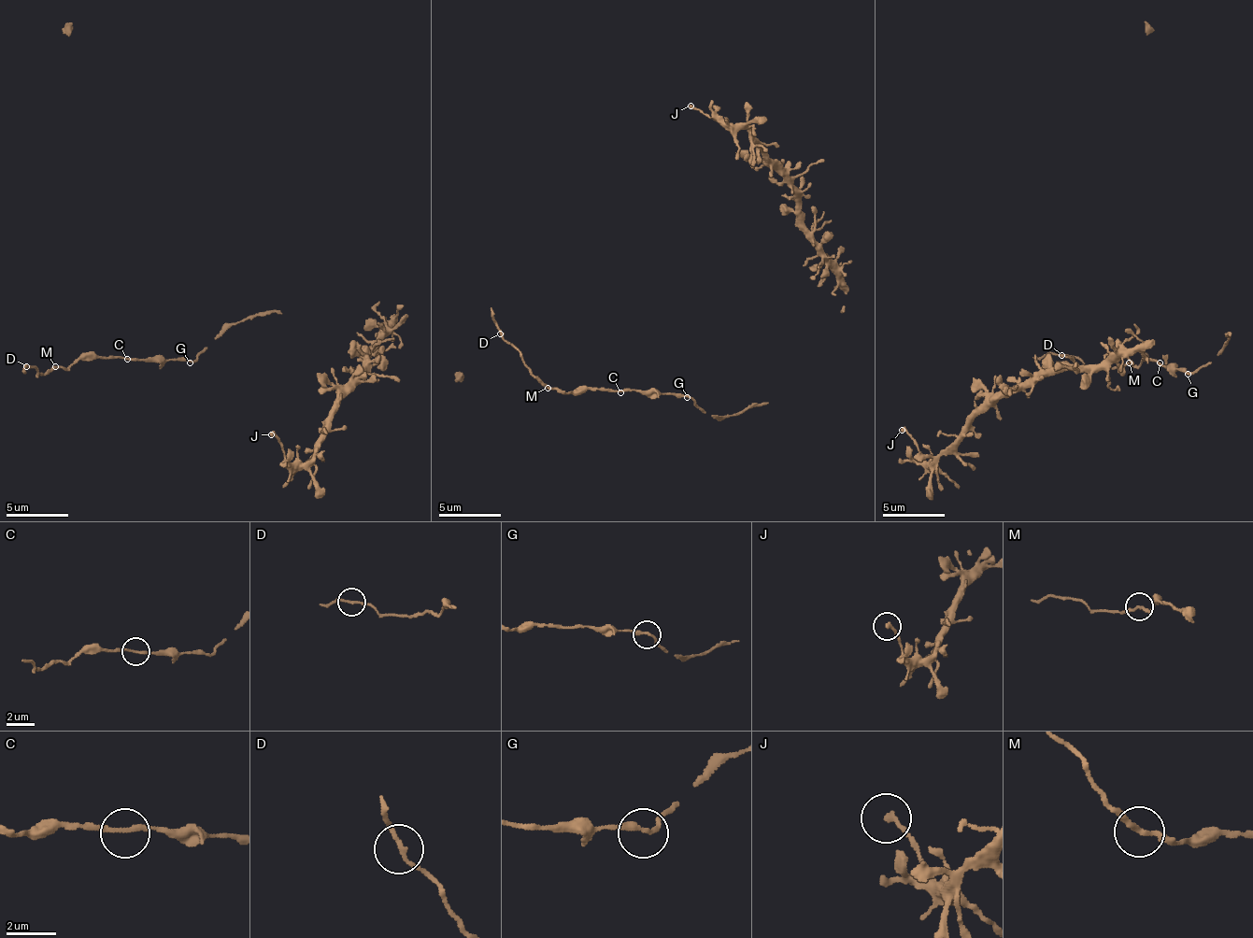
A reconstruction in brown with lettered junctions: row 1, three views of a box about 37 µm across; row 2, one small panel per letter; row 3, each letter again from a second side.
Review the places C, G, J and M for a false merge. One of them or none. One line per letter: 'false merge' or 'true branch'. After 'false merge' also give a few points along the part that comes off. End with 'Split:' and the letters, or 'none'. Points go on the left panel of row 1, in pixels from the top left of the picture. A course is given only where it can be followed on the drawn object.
C: true branch
G: true branch
J: true branch
M: true branch
Split: none

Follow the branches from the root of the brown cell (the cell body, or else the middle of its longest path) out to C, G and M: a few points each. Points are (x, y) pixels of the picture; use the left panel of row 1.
C: (206, 351), (198, 352), (192, 359), (127, 359)
G: (206, 351), (198, 352), (190, 362)
M: (206, 351), (198, 352), (194, 359), (178, 360), (80, 357), (69, 366), (55, 367)

